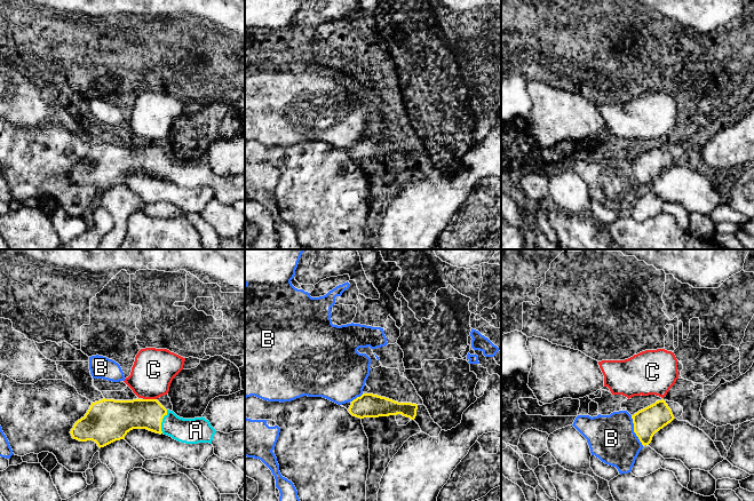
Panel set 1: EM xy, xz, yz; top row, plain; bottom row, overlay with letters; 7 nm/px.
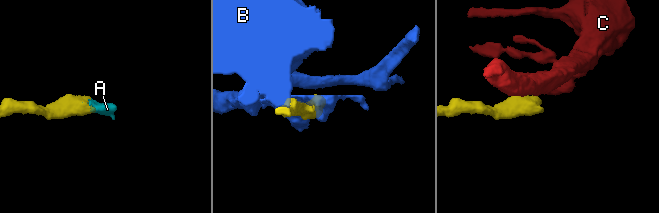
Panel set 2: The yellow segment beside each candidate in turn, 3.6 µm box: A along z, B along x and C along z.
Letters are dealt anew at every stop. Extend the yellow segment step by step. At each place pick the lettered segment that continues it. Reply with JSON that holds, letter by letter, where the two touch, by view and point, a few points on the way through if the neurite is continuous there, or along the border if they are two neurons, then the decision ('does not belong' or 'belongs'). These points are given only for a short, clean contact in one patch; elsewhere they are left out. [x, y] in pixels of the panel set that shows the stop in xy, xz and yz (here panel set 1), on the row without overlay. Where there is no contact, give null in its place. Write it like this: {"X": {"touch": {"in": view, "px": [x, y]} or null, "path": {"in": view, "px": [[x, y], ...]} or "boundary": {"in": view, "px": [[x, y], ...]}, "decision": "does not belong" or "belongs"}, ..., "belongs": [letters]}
{"A": {"touch": {"in": "xy", "px": [161, 165]}, "path": {"in": "xy", "px": [[148, 158], [161, 165], [182, 174], [196, 174]]}, "decision": "belongs"}, "B": {"touch": {"in": "yz", "px": [634, 174]}, "decision": "does not belong"}, "C": {"touch": {"in": "xy", "px": [150, 143]}, "boundary": {"in": "xy", "px": [[143, 142], [156, 143]]}, "decision": "does not belong"}, "belongs": ["A"]}

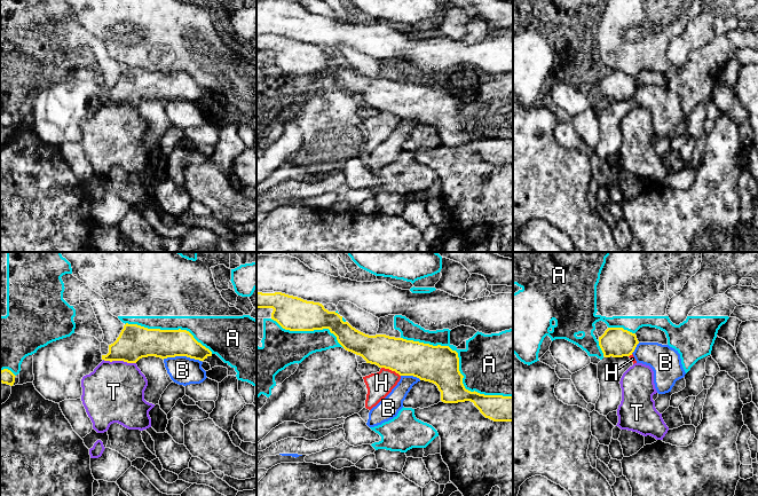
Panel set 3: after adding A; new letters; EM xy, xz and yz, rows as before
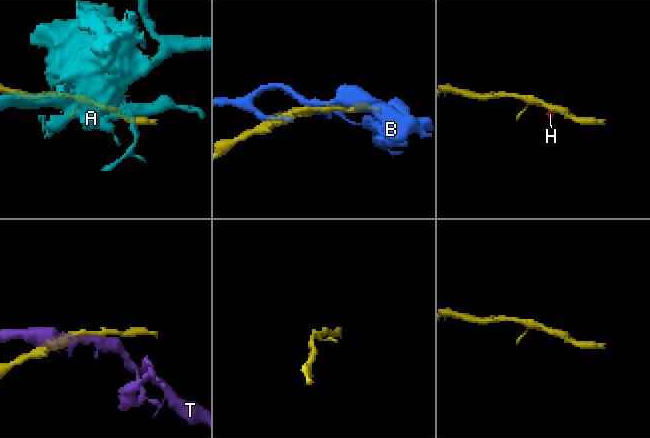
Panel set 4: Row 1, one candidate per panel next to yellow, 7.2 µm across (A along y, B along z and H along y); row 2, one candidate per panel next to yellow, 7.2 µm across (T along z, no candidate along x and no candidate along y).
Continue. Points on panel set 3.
{"A": {"touch": {"in": "xz", "px": [458, 109]}, "decision": "does not belong"}, "B": {"touch": {"in": "xy", "px": [182, 99]}, "boundary": {"in": "xy", "px": [[163, 102], [189, 100], [200, 104]]}, "decision": "does not belong"}, "H": {"touch": {"in": "xz", "px": [391, 112]}, "boundary": {"in": "xz", "px": [[381, 110], [394, 113], [400, 119]]}, "decision": "does not belong"}, "T": {"touch": {"in": "xy", "px": [119, 103]}, "decision": "does not belong"}, "belongs": []}

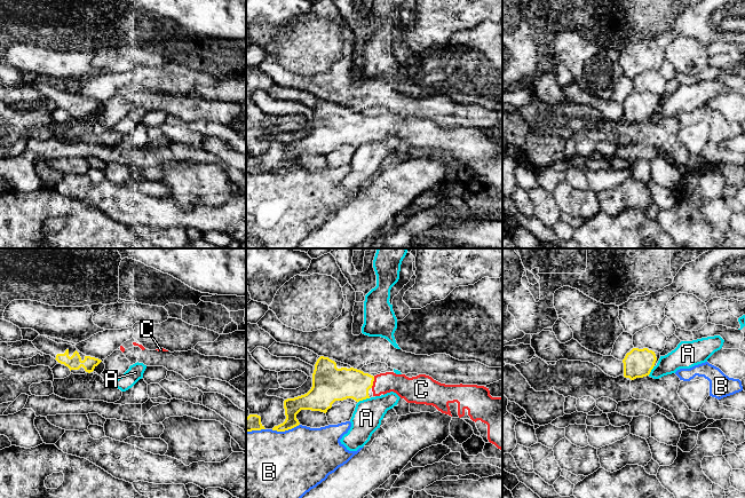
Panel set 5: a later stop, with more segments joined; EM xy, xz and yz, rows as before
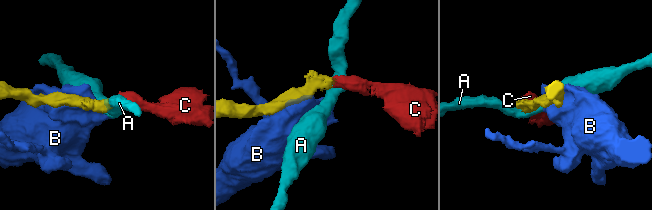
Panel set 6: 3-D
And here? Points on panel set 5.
{"A": {"touch": {"in": "xz", "px": [363, 142]}, "boundary": {"in": "xz", "px": [[369, 141], [358, 145]]}, "decision": "does not belong"}, "B": {"touch": {"in": "xz", "px": [285, 173]}, "decision": "does not belong"}, "C": {"touch": {"in": "xz", "px": [372, 126]}, "path": {"in": "xz", "px": [[337, 127], [372, 126], [397, 126], [405, 131]]}, "decision": "belongs"}, "belongs": ["C"]}

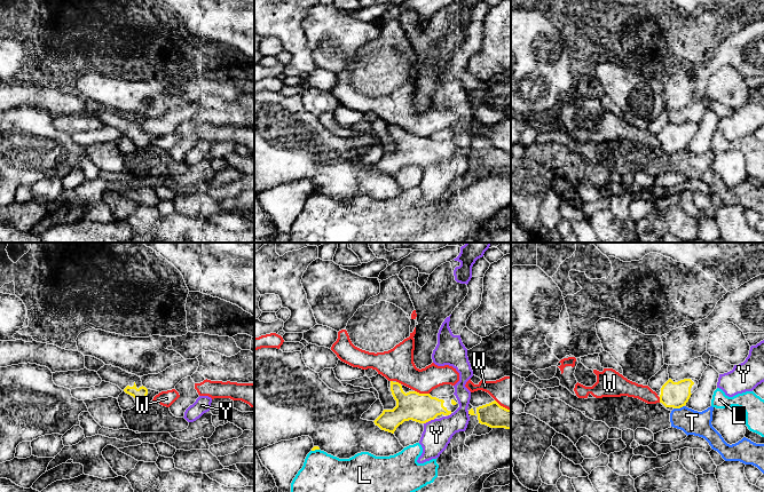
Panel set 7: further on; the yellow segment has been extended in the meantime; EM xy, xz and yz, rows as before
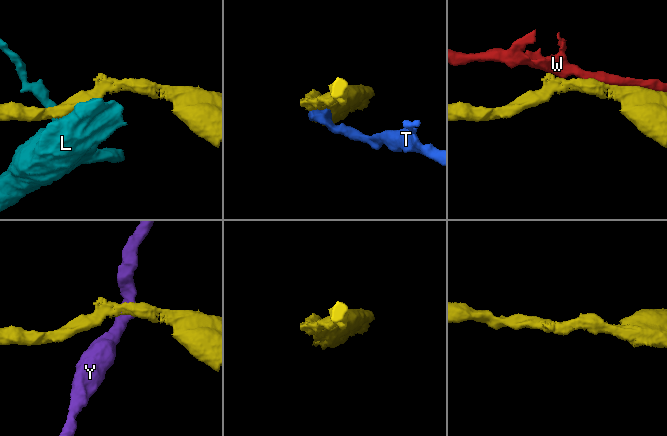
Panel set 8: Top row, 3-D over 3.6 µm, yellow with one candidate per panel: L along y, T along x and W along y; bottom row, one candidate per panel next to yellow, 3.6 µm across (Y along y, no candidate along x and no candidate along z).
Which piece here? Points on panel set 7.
{"L": {"touch": {"in": "xz", "px": [315, 192]}, "decision": "does not belong"}, "T": {"touch": {"in": "yz", "px": [678, 151]}, "boundary": {"in": "yz", "px": [[684, 149], [674, 152]]}, "decision": "does not belong"}, "W": {"touch": {"in": "xz", "px": [422, 137]}, "decision": "does not belong"}, "Y": {"touch": {"in": "xz", "px": [428, 164]}, "boundary": {"in": "xz", "px": [[434, 161], [424, 167]]}, "decision": "does not belong"}, "belongs": []}

